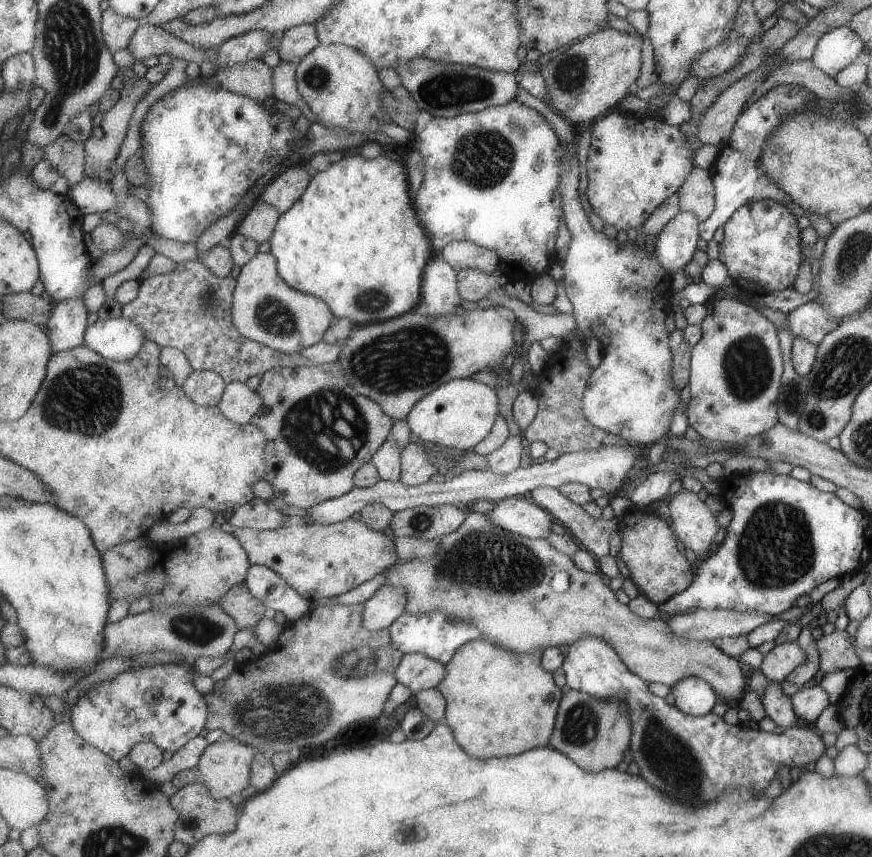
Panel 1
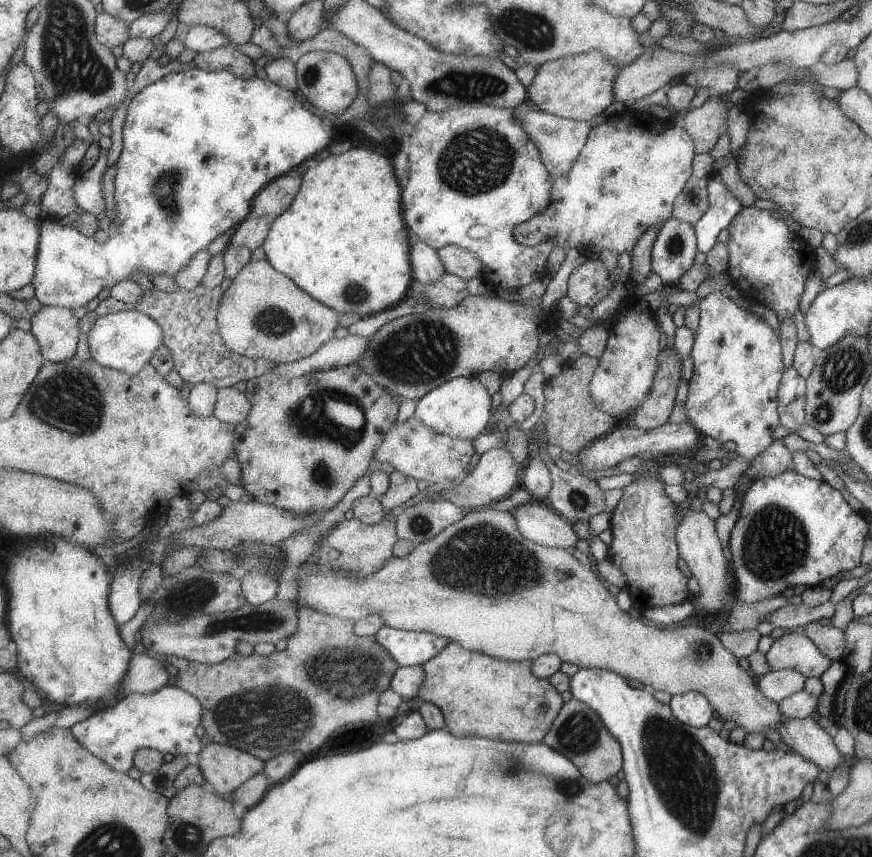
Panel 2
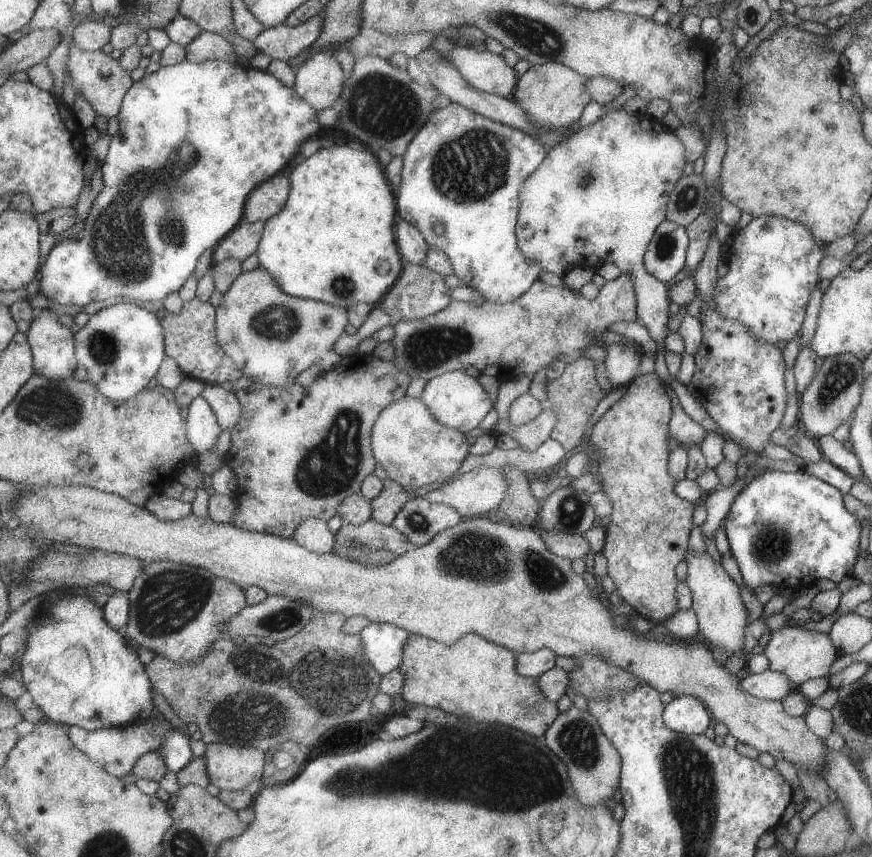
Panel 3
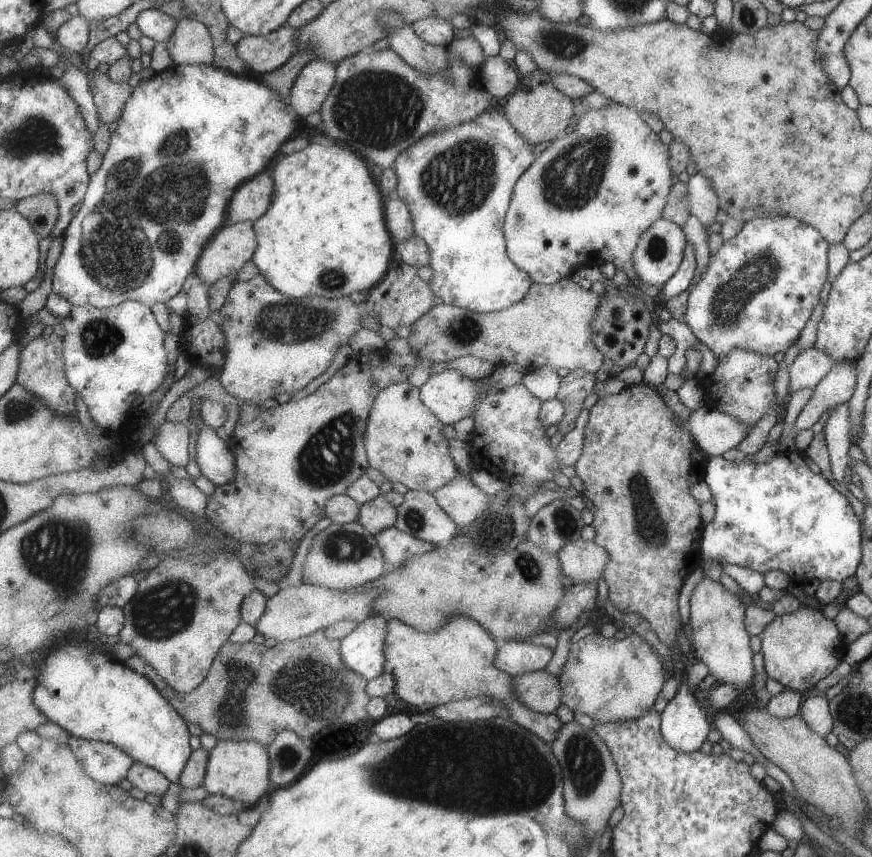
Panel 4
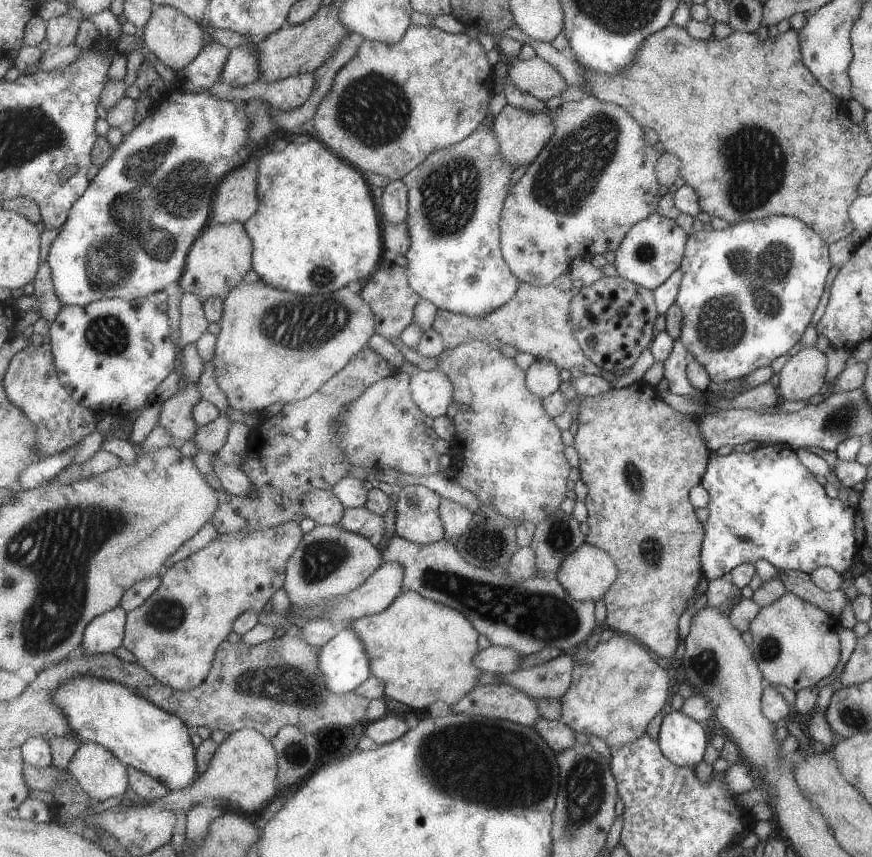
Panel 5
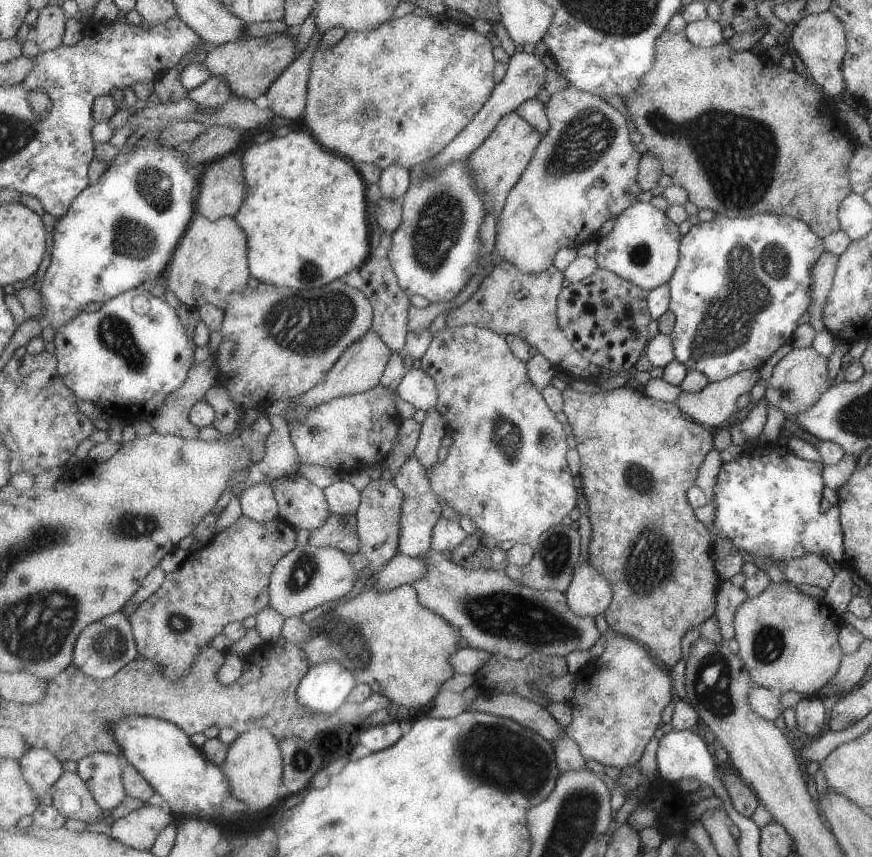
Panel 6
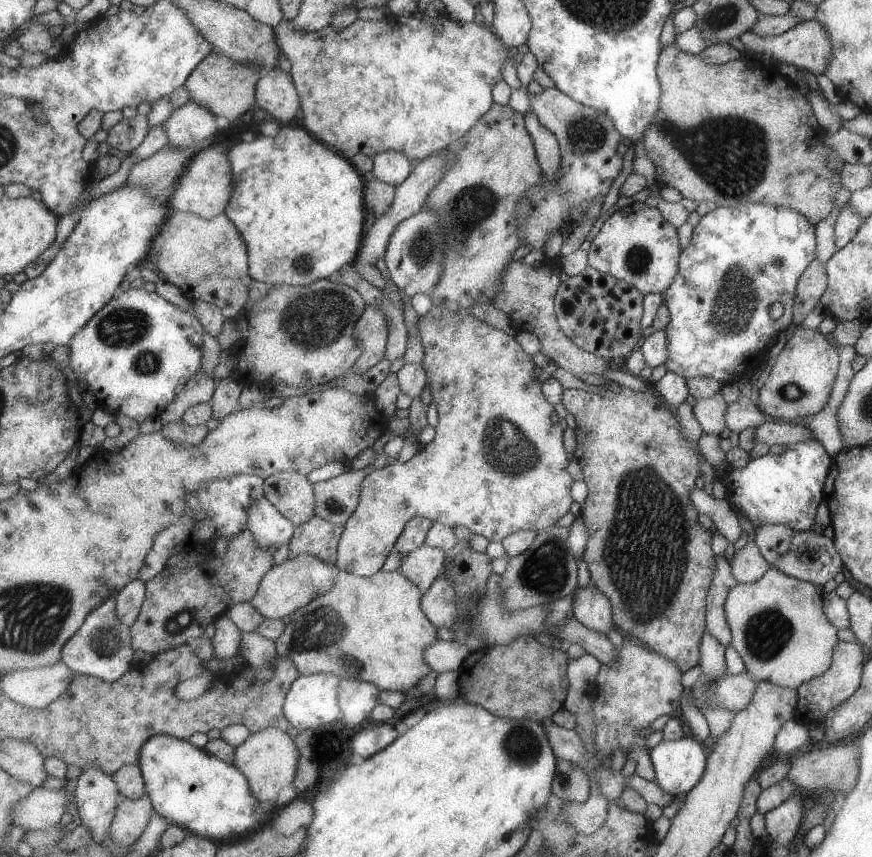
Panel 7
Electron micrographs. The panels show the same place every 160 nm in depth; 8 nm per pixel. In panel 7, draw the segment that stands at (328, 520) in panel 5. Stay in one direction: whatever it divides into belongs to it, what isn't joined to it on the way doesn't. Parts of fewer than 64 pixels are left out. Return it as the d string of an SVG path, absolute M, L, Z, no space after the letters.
M283 471L264 482L266 497L296 527L309 522L316 515L316 492L307 475Z

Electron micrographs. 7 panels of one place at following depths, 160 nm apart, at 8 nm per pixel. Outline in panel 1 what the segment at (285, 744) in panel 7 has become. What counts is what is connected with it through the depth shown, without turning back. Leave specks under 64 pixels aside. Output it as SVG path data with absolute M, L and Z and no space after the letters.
M223 736L207 747L197 767L202 774L203 782L216 799L237 799L239 793L249 786L252 764L257 752L254 746L229 736Z

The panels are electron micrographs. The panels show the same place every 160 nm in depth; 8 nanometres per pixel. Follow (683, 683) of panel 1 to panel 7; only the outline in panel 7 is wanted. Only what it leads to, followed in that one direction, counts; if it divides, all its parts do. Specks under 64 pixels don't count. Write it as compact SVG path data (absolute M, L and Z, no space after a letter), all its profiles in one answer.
M691 736L663 739L648 750L648 755L655 784L673 797L691 791L704 774L705 752Z

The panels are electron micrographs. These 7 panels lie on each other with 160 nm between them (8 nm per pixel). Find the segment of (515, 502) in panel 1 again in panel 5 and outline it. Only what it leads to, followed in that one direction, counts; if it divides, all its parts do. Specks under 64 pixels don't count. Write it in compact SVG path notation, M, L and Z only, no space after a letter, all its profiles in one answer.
M584 542L573 552L563 557L554 577L564 587L565 592L568 592L569 596L572 596L575 600L591 599L595 602L603 596L604 592L611 587L612 582L616 579L616 561L611 560L611 558L609 553L604 550Z

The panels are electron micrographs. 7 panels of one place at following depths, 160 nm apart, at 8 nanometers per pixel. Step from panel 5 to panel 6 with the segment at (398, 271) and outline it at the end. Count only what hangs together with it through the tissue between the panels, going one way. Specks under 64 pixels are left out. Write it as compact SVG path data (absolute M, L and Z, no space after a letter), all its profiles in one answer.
M370 256L369 260L358 270L362 278L360 289L372 301L374 308L374 321L372 328L379 333L384 341L394 350L399 351L405 348L407 342L407 324L410 319L410 306L412 297L399 284L399 279L395 274L392 262L389 258L374 258Z

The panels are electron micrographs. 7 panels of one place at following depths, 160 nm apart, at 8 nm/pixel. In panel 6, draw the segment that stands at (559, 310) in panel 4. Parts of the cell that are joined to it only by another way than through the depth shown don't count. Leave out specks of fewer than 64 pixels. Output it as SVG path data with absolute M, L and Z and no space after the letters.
M501 260L489 276L481 281L473 296L446 316L446 327L477 325L491 329L502 335L520 336L528 346L535 346L556 369L587 381L595 381L603 372L602 368L591 364L571 346L556 319L556 298L561 292L564 273L551 266L540 273L524 273L511 261Z

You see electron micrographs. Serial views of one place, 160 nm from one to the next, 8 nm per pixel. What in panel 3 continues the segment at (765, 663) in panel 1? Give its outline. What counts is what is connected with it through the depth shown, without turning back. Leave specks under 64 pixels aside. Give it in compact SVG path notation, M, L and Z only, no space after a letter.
M788 625L771 631L770 638L764 647L768 668L783 673L790 680L794 689L809 678L827 677L830 664L838 657L839 652L829 635L818 633L810 626Z

